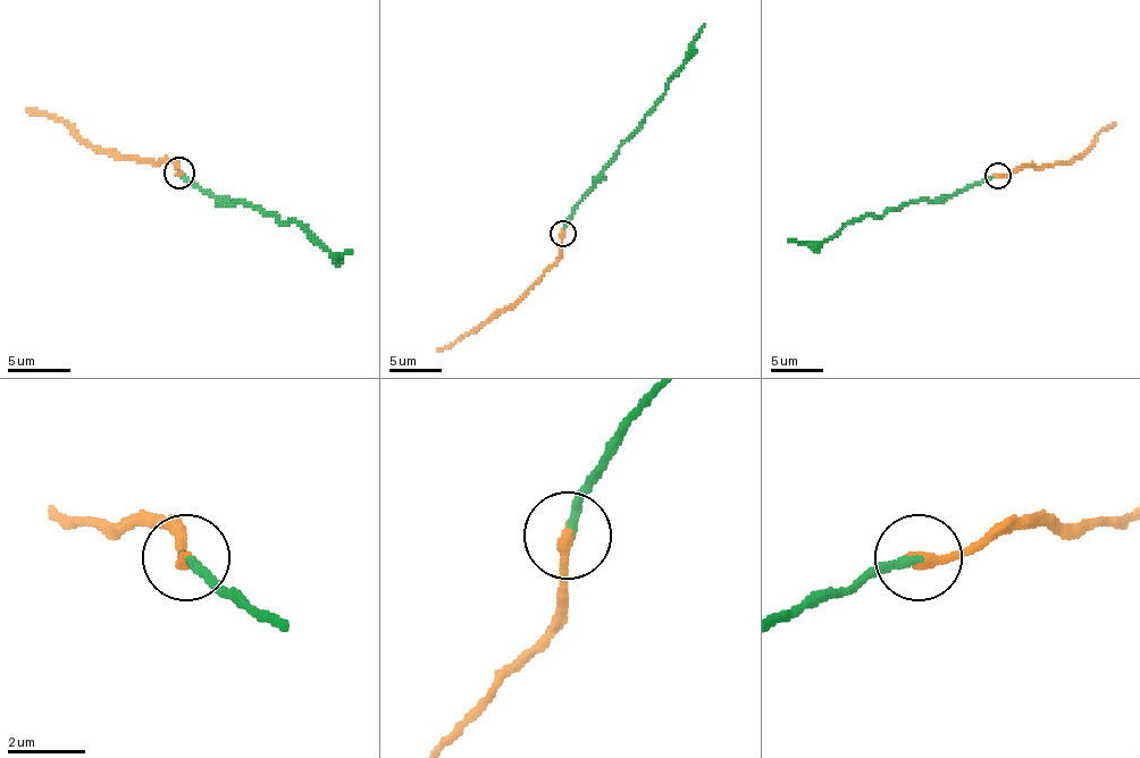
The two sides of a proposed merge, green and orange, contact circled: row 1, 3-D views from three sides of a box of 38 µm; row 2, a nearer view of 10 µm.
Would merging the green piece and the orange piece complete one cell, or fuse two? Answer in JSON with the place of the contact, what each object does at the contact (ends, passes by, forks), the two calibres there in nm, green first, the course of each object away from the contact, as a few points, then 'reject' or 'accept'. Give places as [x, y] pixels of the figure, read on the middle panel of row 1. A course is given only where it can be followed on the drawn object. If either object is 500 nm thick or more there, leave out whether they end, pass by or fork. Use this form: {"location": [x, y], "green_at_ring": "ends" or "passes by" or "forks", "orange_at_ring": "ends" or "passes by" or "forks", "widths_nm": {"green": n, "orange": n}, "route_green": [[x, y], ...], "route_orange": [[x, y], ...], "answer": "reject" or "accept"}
{"location": [562, 234], "green_at_ring": "ends", "orange_at_ring": "ends", "widths_nm": {"green": 240, "orange": 320}, "route_green": [[562, 232], [593, 179], [660, 97], [704, 24]], "route_orange": [[562, 234], [559, 258], [510, 306], [496, 309], [466, 335], [437, 351]], "answer": "accept"}

